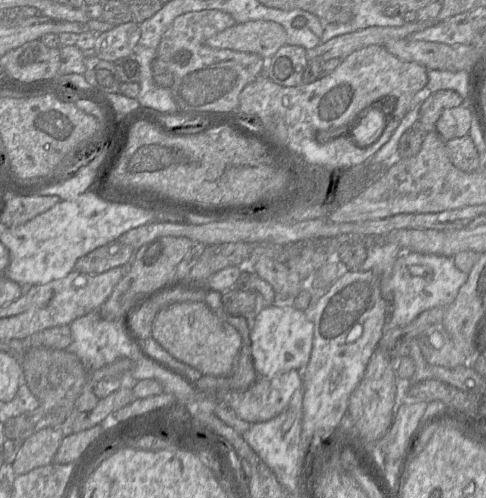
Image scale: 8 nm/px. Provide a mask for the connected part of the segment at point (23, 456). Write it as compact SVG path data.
M49 427L25 439L11 464L11 475L23 475L35 468L53 463L63 438L60 427Z

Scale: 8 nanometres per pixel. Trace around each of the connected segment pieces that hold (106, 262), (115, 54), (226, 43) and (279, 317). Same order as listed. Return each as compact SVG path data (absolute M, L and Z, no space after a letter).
M115 240L80 257L75 263L74 271L100 274L128 264L137 251Z
M134 21L115 26L109 31L96 34L93 54L101 60L115 62L133 53L140 36L139 24Z
M249 21L236 23L207 39L213 49L230 49L250 52L263 58L271 58L286 44L286 32L282 25L273 21Z
M292 304L269 305L256 316L251 330L251 354L256 370L265 376L273 378L291 369L301 371L308 364L314 337L314 325L304 311Z

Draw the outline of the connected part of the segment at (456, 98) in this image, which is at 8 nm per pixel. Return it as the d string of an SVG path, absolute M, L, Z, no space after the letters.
M454 90L432 92L420 106L419 125L421 130L424 132L435 130L435 124L444 110L458 107L462 103L463 98Z

